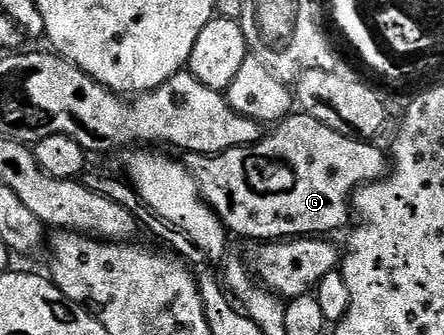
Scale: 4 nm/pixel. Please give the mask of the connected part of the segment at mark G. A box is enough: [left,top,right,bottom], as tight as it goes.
[185,111,387,243]

